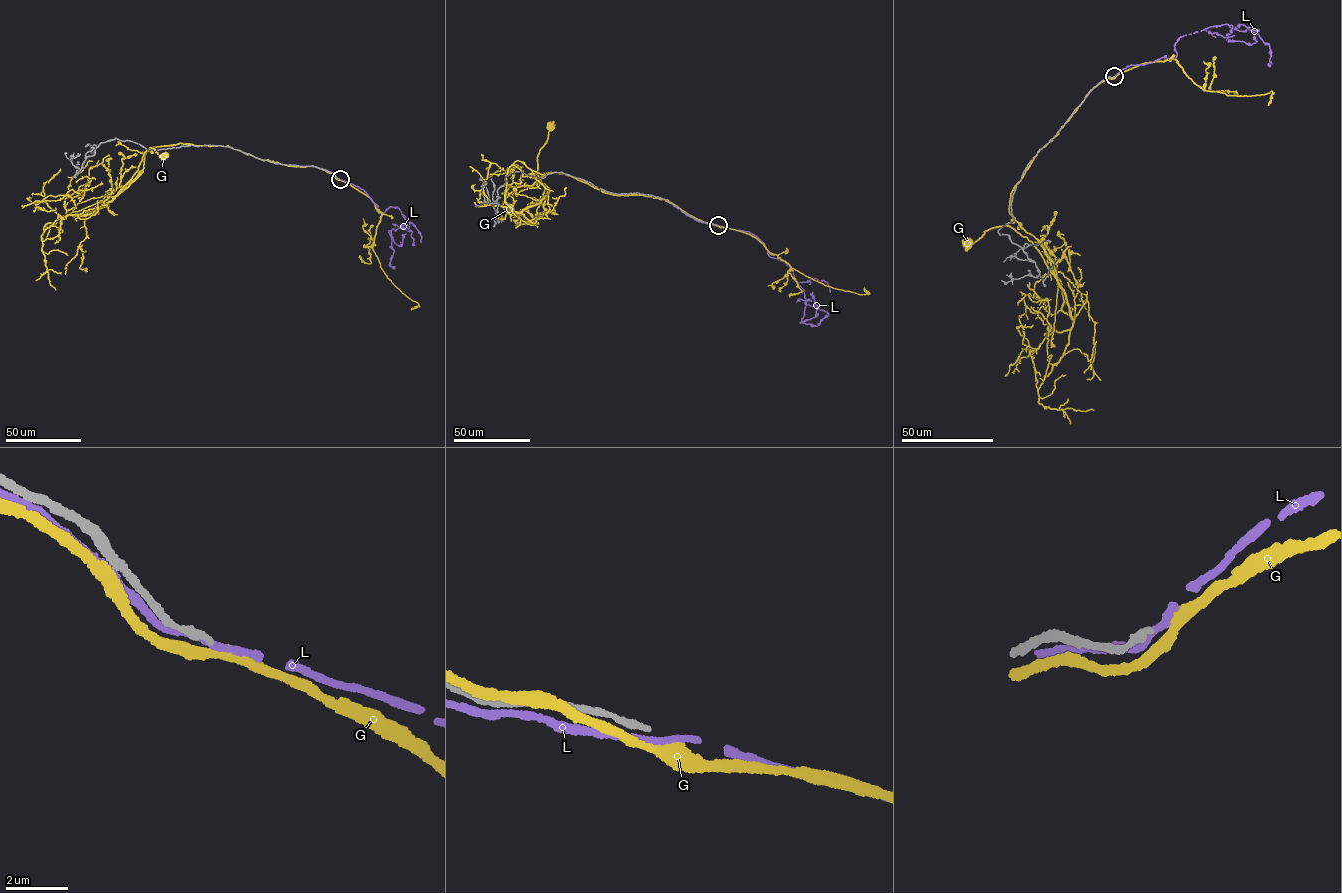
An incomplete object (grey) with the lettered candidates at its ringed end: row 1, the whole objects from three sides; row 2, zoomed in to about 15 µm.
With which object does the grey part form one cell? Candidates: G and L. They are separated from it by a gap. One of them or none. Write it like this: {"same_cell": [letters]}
{"same_cell": []}

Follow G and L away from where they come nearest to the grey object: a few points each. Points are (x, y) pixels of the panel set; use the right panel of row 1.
G: (1115, 76), (1088, 92), (1010, 194), (1009, 212), (1041, 242), (1053, 273), (1033, 243), (1007, 225), (966, 243)
L: (1114, 76), (1131, 64), (1175, 58), (1180, 37), (1212, 26), (1252, 30), (1257, 41), (1226, 39)

